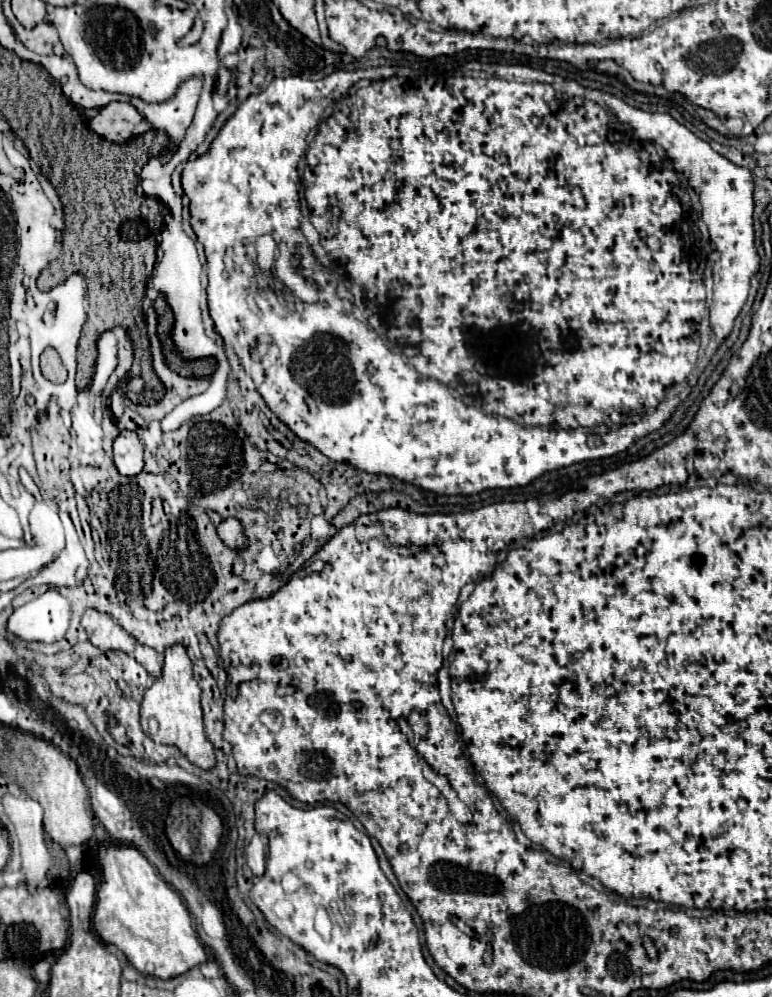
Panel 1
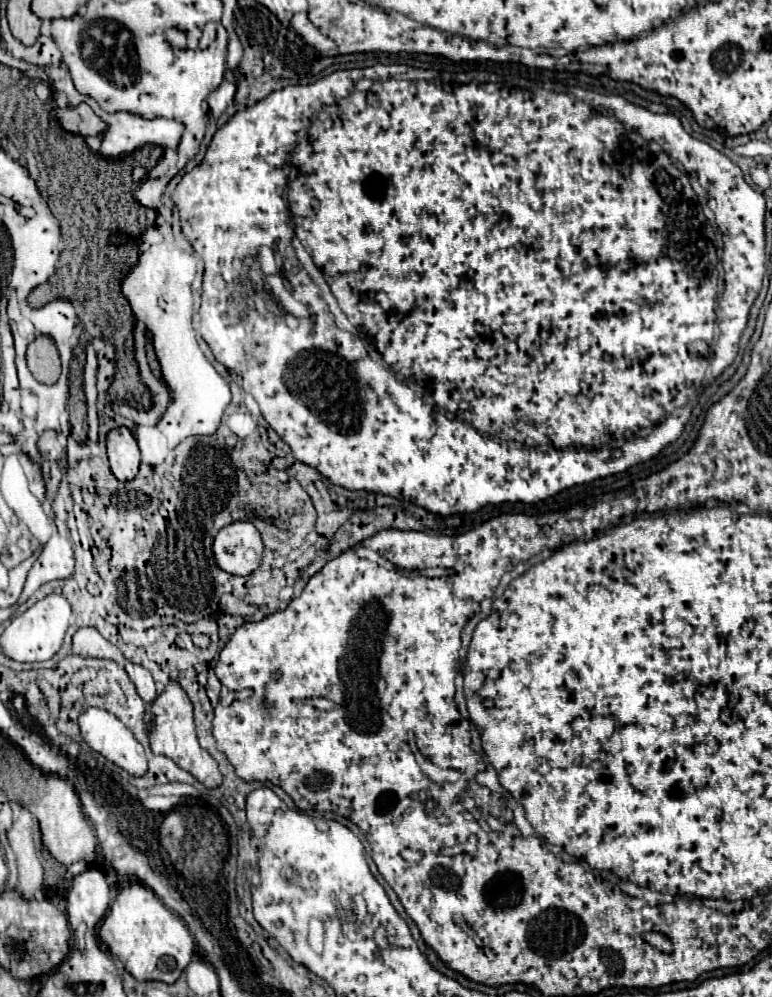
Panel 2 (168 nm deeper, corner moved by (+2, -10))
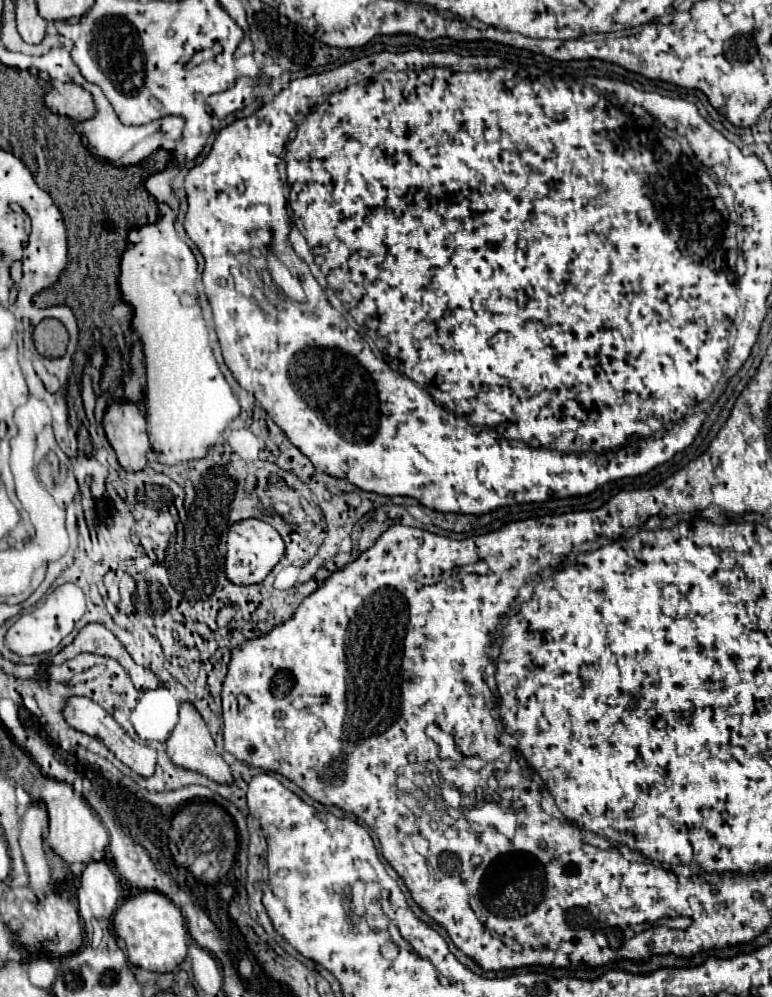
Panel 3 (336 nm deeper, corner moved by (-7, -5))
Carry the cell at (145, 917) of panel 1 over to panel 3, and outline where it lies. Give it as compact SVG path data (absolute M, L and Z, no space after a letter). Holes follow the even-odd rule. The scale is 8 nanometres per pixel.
M141 892L119 906L113 926L117 936L125 942L131 964L151 972L173 972L187 956L187 926L181 910L161 892Z

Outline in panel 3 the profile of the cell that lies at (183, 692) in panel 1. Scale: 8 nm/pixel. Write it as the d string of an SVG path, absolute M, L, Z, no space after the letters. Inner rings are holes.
M183 704L179 708L179 722L173 728L171 736L167 738L167 756L175 766L181 766L185 770L193 770L199 772L203 776L207 776L213 782L219 784L231 784L233 776L231 776L231 768L227 766L227 762L215 752L215 742L201 718L201 714L195 710L195 706L191 704Z

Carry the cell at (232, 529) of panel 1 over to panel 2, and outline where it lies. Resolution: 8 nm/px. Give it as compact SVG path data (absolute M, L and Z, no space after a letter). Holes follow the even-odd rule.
M236 521L214 537L214 557L220 569L232 575L250 575L262 559L262 539L252 523Z

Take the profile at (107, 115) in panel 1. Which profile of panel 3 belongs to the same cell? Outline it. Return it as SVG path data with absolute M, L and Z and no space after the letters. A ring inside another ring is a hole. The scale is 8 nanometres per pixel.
M67 82L63 84L63 90L59 92L57 88L51 88L45 94L45 104L49 106L51 112L69 116L77 122L87 120L95 114L95 106L93 106L93 98L87 90L83 90L81 86Z

